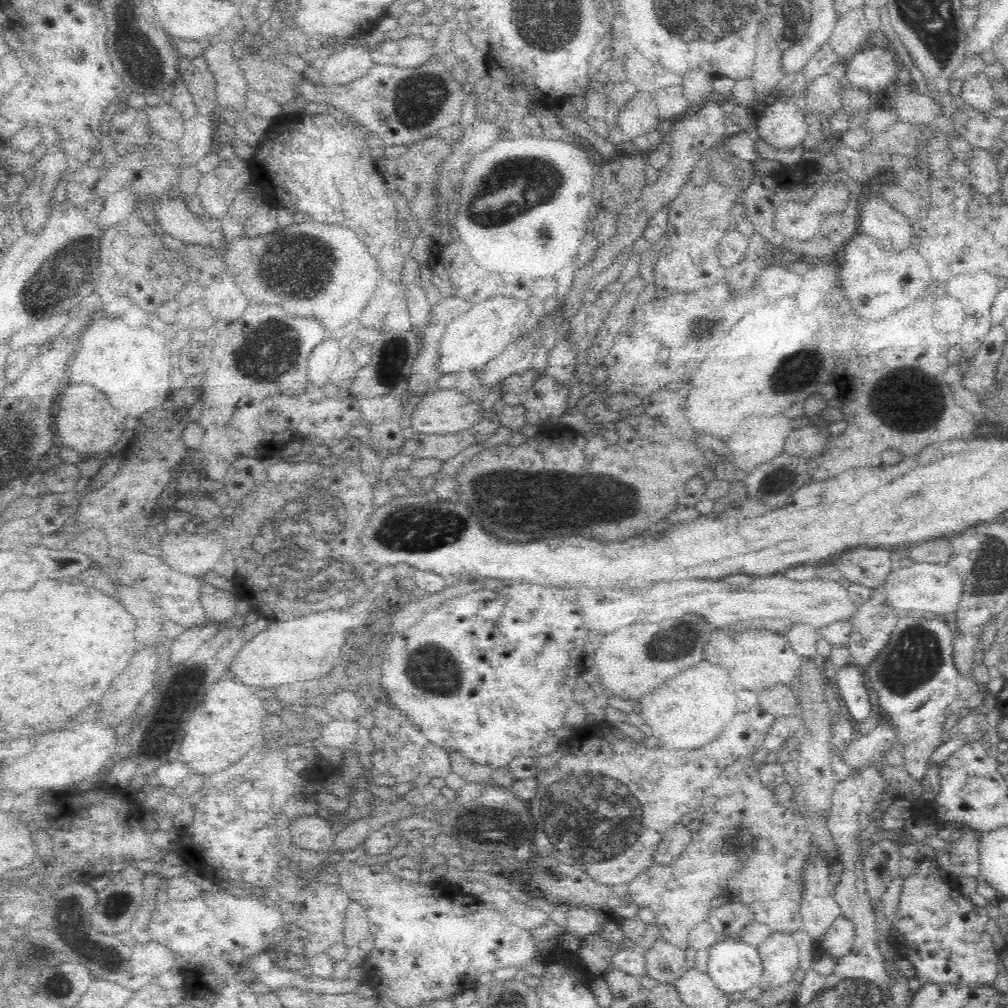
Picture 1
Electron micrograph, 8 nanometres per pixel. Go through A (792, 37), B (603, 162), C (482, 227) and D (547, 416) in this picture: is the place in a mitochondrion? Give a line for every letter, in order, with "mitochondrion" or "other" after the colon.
A: other
B: other
C: mitochondrion
D: other

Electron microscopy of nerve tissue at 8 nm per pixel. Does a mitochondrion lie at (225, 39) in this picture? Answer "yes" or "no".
no

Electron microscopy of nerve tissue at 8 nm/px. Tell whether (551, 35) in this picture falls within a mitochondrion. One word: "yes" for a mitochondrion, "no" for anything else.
yes

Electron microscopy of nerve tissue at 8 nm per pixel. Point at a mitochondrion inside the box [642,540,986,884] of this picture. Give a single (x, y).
(916, 658)

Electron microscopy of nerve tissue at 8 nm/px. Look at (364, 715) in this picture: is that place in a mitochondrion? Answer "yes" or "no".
no

